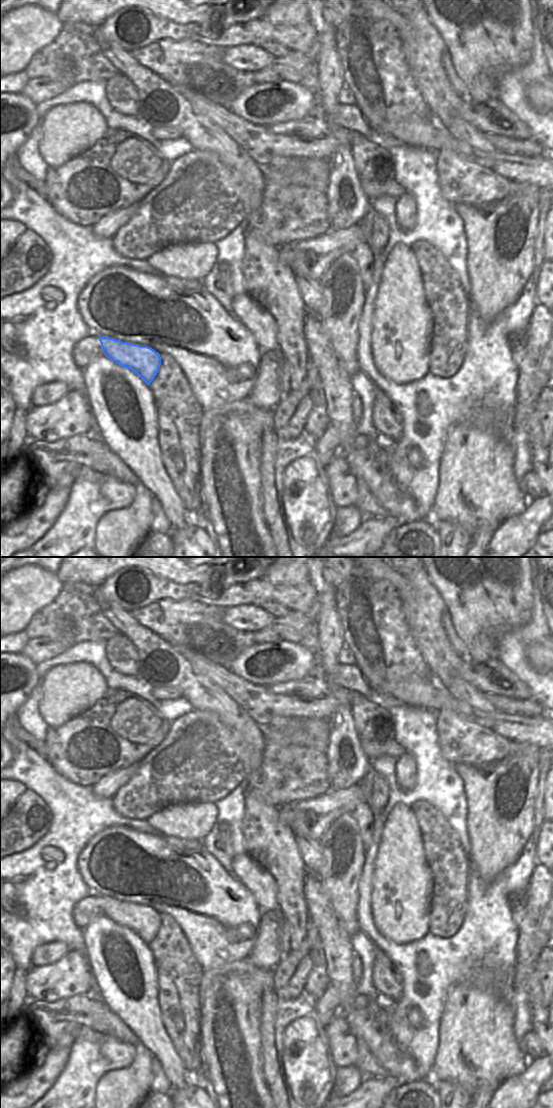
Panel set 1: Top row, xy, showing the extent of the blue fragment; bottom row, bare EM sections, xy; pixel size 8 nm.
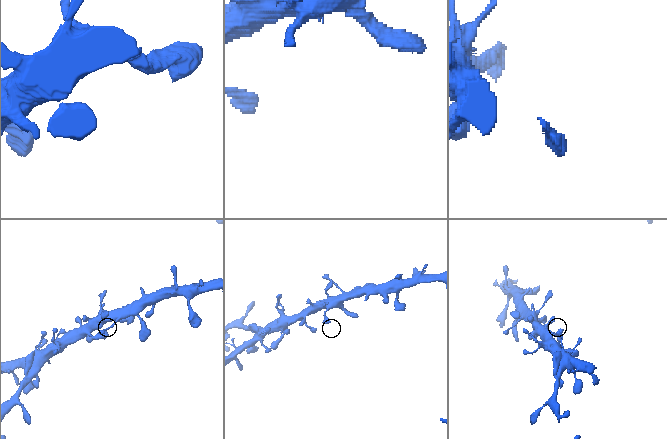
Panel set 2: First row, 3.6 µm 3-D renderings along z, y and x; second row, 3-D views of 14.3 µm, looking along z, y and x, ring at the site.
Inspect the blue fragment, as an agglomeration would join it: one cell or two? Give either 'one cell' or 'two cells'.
one cell

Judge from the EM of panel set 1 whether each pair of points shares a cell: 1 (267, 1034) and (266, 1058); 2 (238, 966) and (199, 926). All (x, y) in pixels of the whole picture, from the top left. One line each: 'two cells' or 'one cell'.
1: one cell
2: two cells

